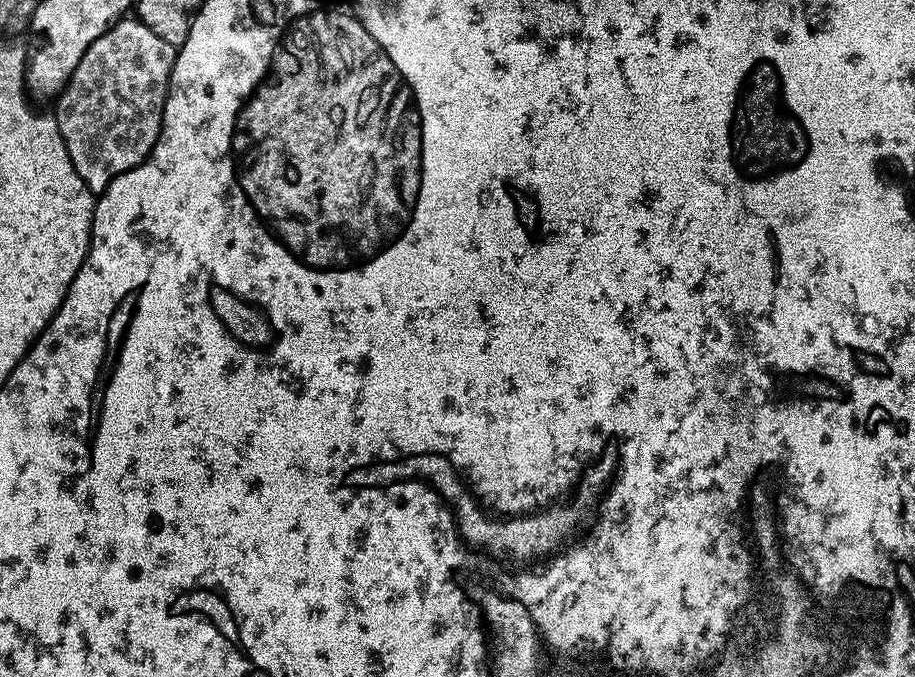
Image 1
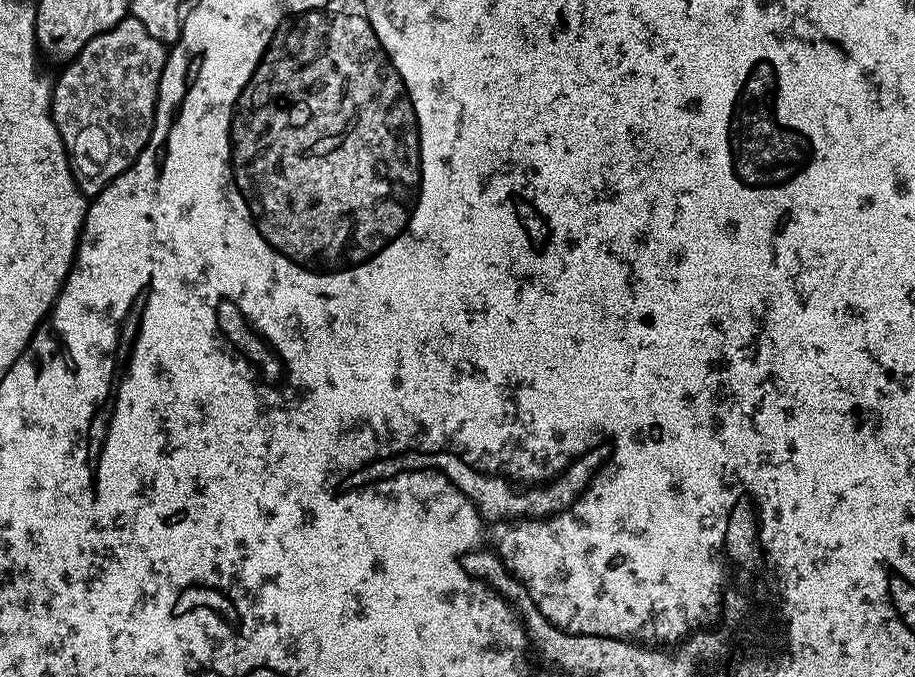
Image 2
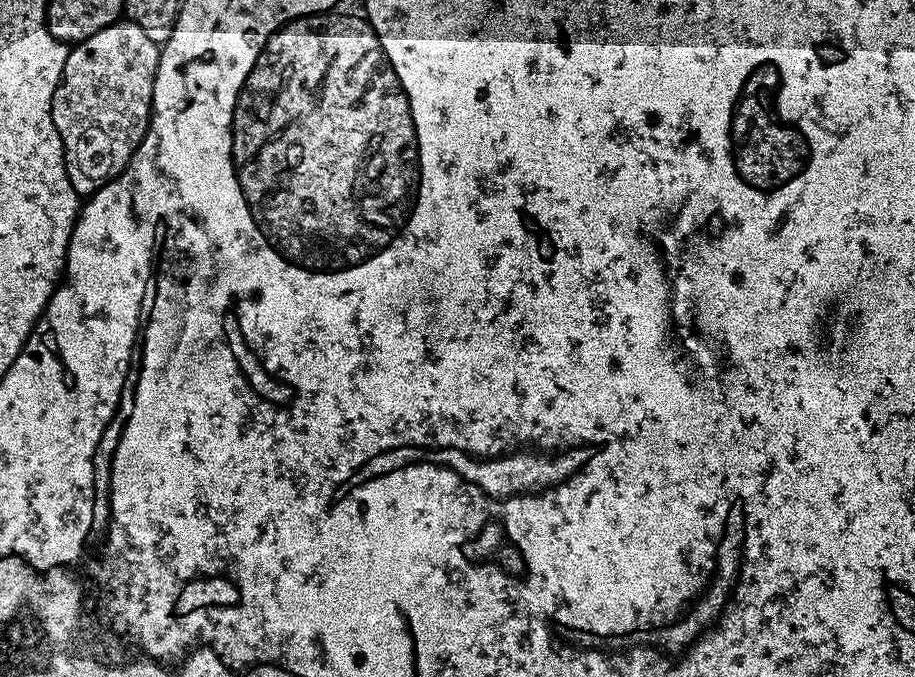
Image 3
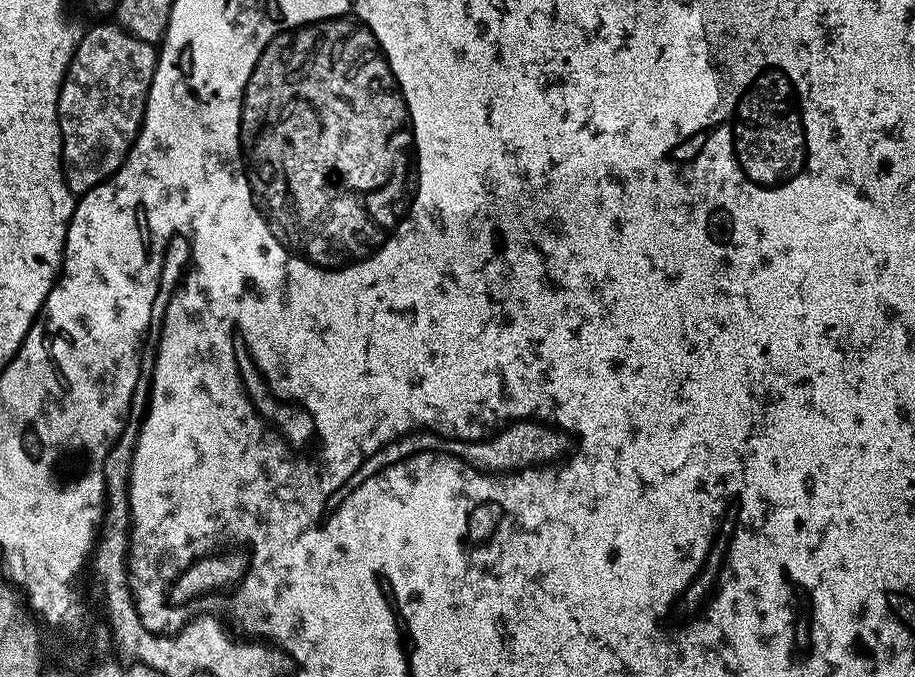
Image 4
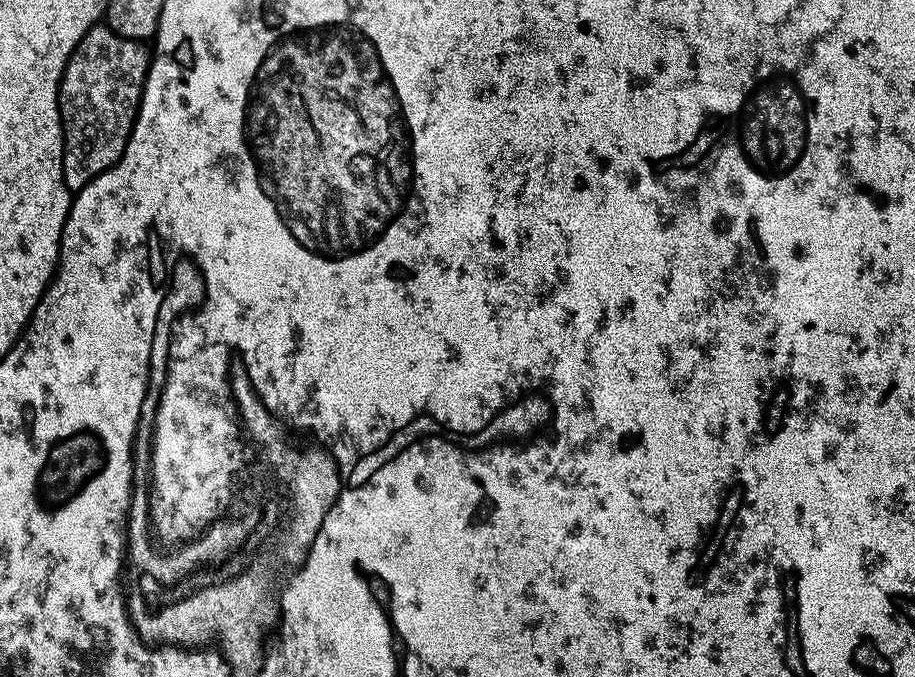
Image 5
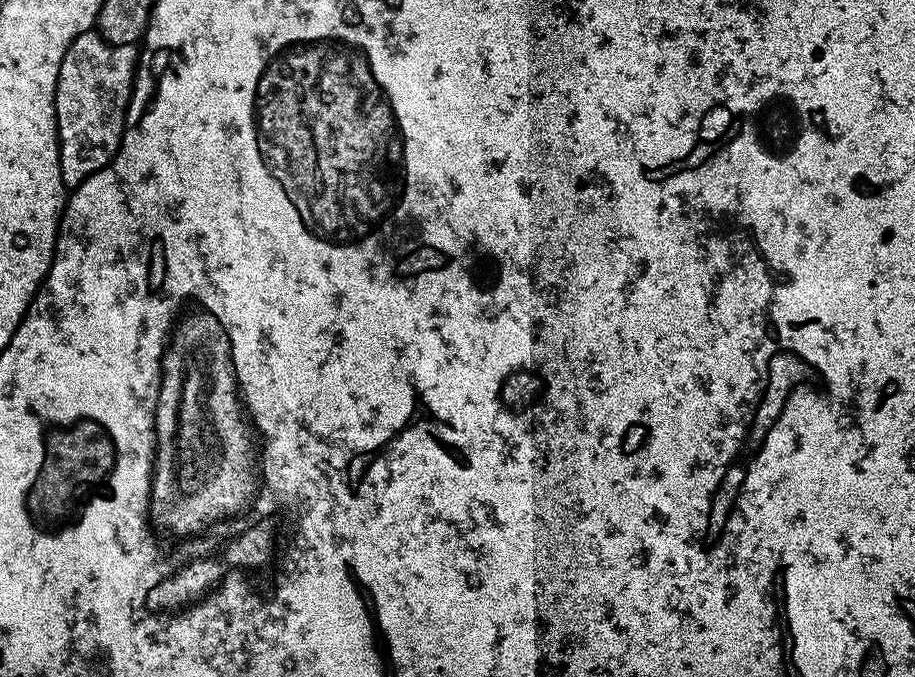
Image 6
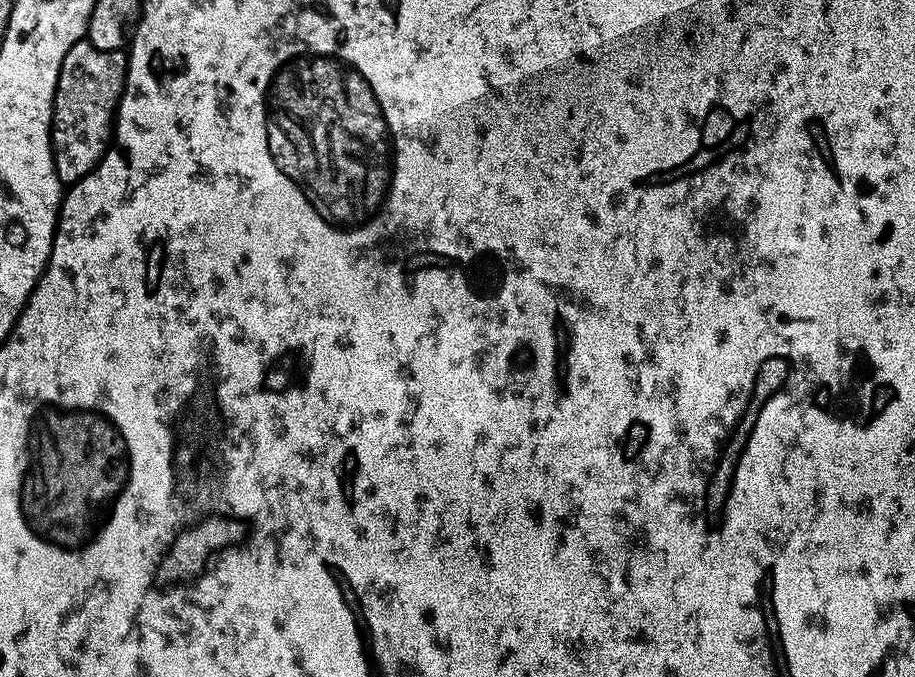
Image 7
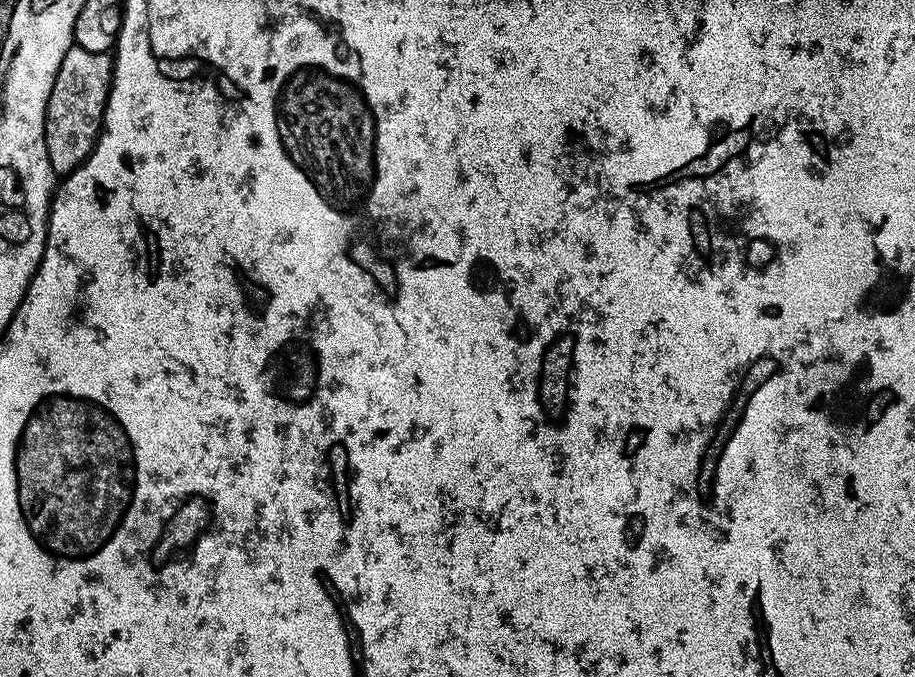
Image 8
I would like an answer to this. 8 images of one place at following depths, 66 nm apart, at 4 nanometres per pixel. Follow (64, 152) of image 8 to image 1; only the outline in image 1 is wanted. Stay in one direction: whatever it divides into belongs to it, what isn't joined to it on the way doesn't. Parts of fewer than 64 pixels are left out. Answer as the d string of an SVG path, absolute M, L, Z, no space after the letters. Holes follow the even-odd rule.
M139 18L128 19L120 19L82 54L82 62L78 62L74 74L70 74L70 82L54 101L56 125L66 142L70 162L93 194L103 192L114 177L138 166L152 153L162 126L168 83L176 61L177 45L158 38Z

